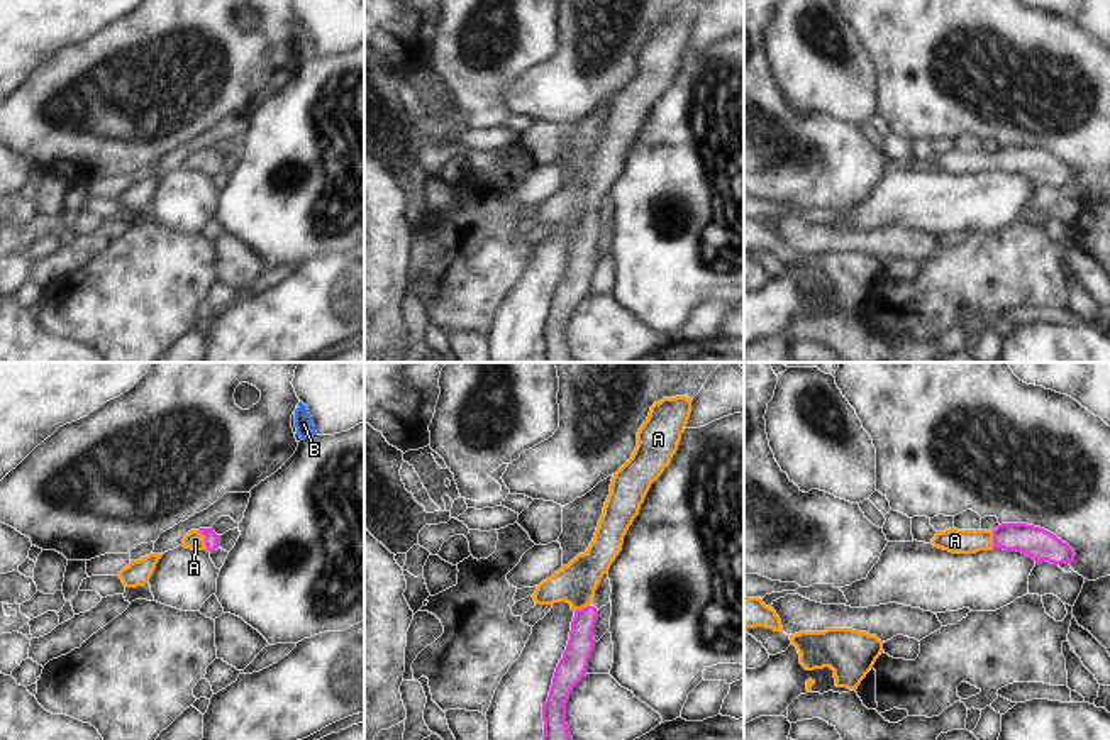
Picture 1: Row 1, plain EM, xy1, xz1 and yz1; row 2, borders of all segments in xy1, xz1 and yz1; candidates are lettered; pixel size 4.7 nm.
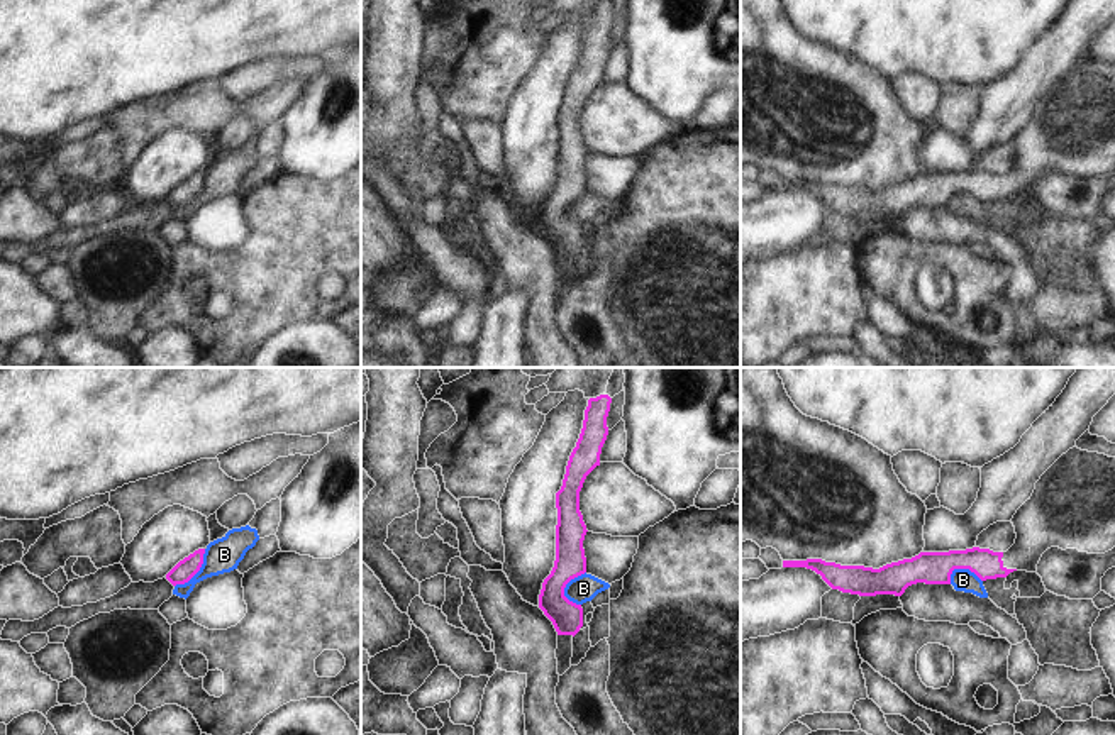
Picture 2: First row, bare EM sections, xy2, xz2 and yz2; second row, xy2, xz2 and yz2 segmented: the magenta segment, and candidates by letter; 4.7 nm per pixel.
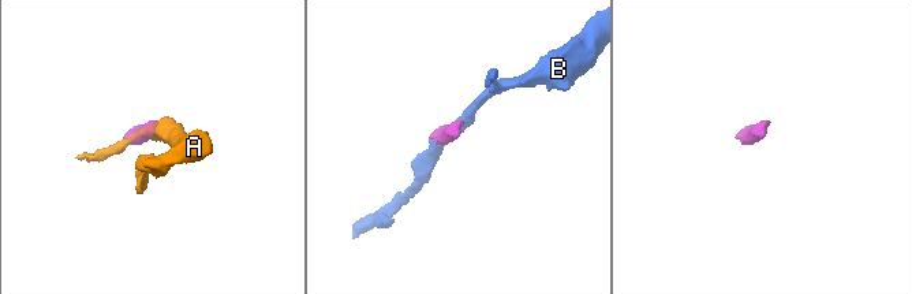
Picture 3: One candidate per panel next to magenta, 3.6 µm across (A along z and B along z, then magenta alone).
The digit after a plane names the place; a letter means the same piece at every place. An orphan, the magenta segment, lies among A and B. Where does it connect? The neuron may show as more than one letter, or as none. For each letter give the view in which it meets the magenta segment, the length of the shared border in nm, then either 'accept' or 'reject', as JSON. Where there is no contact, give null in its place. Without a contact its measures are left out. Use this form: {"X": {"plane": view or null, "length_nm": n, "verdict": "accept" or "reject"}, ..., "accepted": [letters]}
{"A": {"plane": "xy1", "length_nm": 110, "verdict": "accept"}, "B": {"plane": "xz2", "length_nm": 170, "verdict": "reject"}, "accepted": ["A"]}

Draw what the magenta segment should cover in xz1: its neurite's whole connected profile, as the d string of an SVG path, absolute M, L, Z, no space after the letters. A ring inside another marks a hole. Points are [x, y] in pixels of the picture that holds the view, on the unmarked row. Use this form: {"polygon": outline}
{"polygon": "M663 19L651 27L637 52L632 78L613 95L593 163L532 215L536 225L566 222L574 232L569 261L559 281L547 322L542 325L542 362L573 362L566 344L566 323L573 308L586 298L595 268L593 249L598 230L591 225L602 198L622 171L624 156L639 135L651 105L669 86L691 34L691 19Z"}

